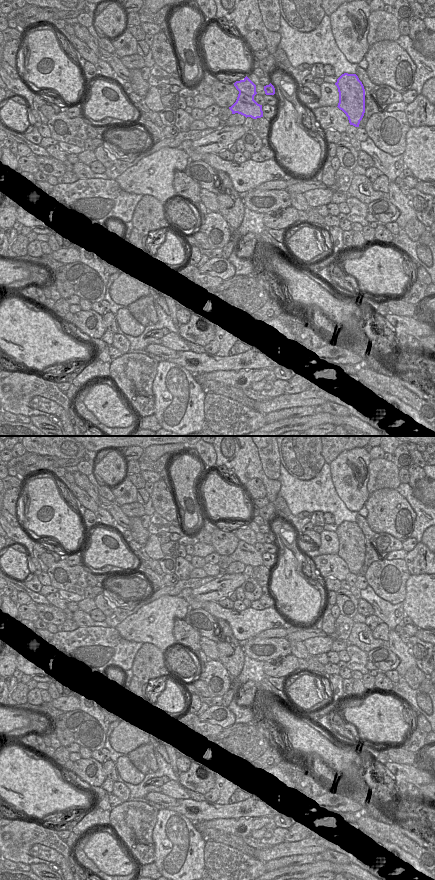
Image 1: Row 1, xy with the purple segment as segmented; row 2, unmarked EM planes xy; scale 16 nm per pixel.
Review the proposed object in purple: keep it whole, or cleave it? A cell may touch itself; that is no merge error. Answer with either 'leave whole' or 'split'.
split

